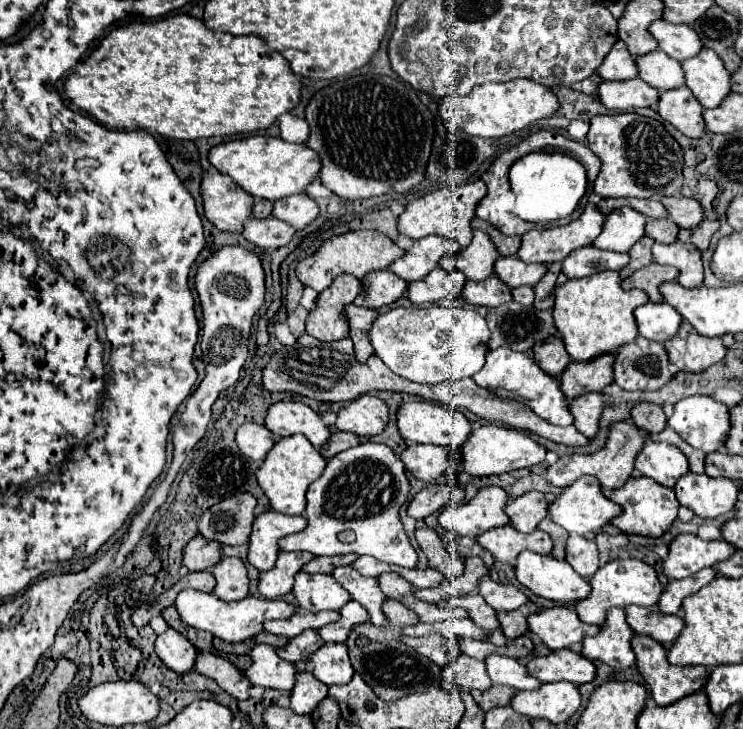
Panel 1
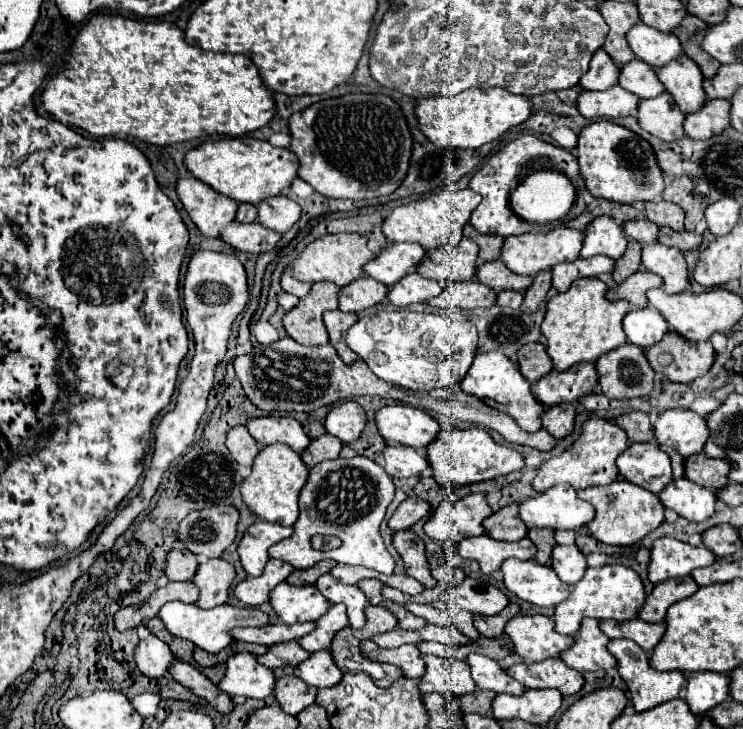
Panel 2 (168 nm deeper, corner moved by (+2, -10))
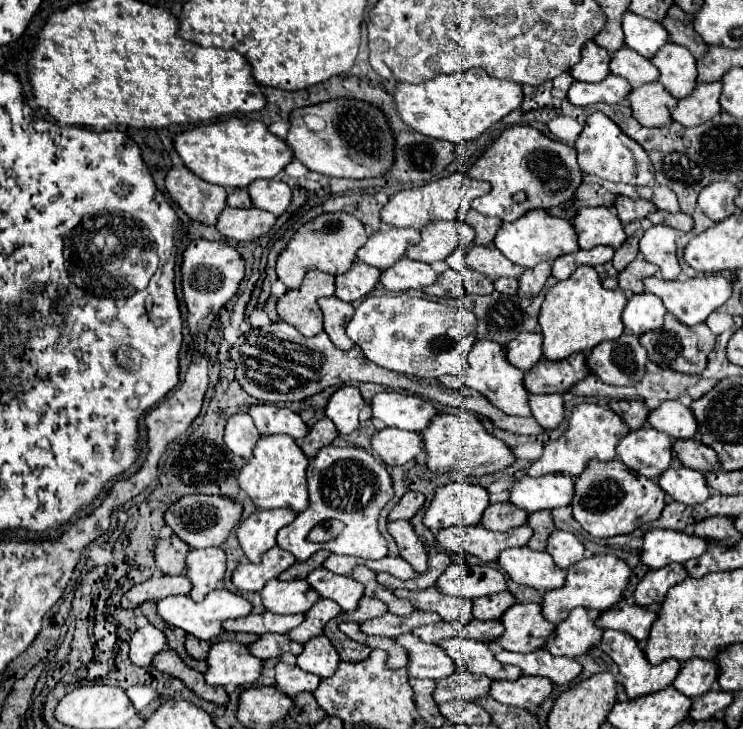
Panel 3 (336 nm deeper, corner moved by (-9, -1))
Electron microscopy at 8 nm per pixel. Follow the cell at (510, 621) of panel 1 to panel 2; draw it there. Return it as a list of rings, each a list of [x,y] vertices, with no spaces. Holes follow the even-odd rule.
[[[509,603],[505,607],[505,611],[493,615],[493,617],[487,617],[487,615],[473,615],[473,623],[477,627],[477,631],[483,635],[483,637],[499,637],[503,633],[503,627],[505,623],[515,617],[519,613],[519,605],[517,603]]]

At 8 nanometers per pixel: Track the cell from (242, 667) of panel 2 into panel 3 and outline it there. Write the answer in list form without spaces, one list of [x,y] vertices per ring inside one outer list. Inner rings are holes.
[[[216,642],[212,648],[210,648],[210,654],[206,658],[208,662],[208,670],[204,672],[204,678],[208,684],[212,686],[228,686],[228,684],[234,684],[234,686],[254,686],[260,676],[264,674],[264,660],[256,658],[246,644],[238,644],[238,642]]]

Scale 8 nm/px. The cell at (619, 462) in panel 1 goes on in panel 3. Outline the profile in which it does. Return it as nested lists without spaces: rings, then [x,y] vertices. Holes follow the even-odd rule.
[[[580,404],[572,410],[570,416],[570,426],[560,436],[560,440],[550,442],[544,446],[544,454],[540,460],[536,460],[526,472],[528,476],[542,476],[542,474],[554,474],[554,472],[564,472],[570,476],[580,476],[588,462],[600,460],[600,462],[610,462],[616,458],[616,446],[618,442],[630,432],[628,424],[624,418],[620,418],[616,412],[610,408],[602,408],[598,404]]]

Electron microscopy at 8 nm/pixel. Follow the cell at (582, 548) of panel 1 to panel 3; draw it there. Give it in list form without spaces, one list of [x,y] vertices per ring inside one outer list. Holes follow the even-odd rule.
[[[564,530],[552,532],[552,538],[548,538],[546,550],[562,570],[568,570],[570,566],[578,564],[586,554],[582,542],[572,532],[564,532]]]

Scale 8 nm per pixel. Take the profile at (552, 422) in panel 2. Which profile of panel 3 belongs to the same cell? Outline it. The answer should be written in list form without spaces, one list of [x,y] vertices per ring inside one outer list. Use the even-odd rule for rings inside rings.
[[[546,394],[546,396],[532,396],[530,398],[532,416],[544,428],[558,428],[564,422],[564,402],[560,394]]]

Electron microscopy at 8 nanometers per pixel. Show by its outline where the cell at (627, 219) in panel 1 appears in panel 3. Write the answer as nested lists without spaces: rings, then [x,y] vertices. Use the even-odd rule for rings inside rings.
[[[582,208],[572,218],[582,250],[596,246],[620,248],[624,244],[624,224],[612,208]]]

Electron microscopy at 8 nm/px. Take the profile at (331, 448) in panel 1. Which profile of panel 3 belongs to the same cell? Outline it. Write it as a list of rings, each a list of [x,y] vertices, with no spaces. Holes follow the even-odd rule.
[[[322,418],[320,422],[316,422],[316,426],[306,434],[306,438],[302,438],[298,444],[302,448],[302,452],[308,458],[314,458],[318,454],[320,448],[330,446],[334,440],[338,438],[338,430],[332,424],[330,418]]]

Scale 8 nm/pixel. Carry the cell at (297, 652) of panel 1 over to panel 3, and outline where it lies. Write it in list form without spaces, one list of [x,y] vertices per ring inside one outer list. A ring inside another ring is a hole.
[[[264,634],[258,638],[258,642],[250,644],[250,650],[254,656],[266,660],[266,658],[280,658],[282,654],[298,656],[304,650],[304,644],[290,640],[286,634]]]

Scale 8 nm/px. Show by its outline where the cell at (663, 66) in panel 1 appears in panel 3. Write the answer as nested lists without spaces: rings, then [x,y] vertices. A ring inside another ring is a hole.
[[[620,48],[618,52],[612,54],[610,70],[612,70],[612,74],[626,78],[634,88],[648,84],[648,82],[656,82],[660,76],[656,66],[648,58],[640,56],[634,50],[628,50],[628,48]]]

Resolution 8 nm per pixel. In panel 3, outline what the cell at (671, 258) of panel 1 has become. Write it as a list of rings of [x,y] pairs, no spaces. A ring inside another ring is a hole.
[[[652,226],[644,232],[640,240],[640,254],[644,256],[644,260],[660,268],[664,280],[676,280],[682,274],[680,260],[676,256],[678,236],[680,232],[668,226]]]

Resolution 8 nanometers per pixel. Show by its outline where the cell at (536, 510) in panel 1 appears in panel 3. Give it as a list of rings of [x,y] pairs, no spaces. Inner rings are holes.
[[[502,502],[502,504],[490,504],[488,510],[484,512],[484,522],[480,524],[494,532],[508,532],[526,522],[528,522],[526,510],[520,510],[512,502]]]

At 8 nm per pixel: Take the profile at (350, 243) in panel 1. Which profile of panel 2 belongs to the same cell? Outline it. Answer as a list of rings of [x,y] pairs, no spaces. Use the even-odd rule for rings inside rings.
[[[327,233],[327,235],[311,241],[293,259],[293,263],[283,269],[281,289],[295,297],[303,297],[309,293],[309,289],[317,281],[331,281],[331,283],[337,283],[339,287],[343,287],[343,285],[359,279],[359,275],[363,275],[363,265],[373,257],[375,255],[367,249],[367,239],[363,235],[359,235],[359,233]]]

